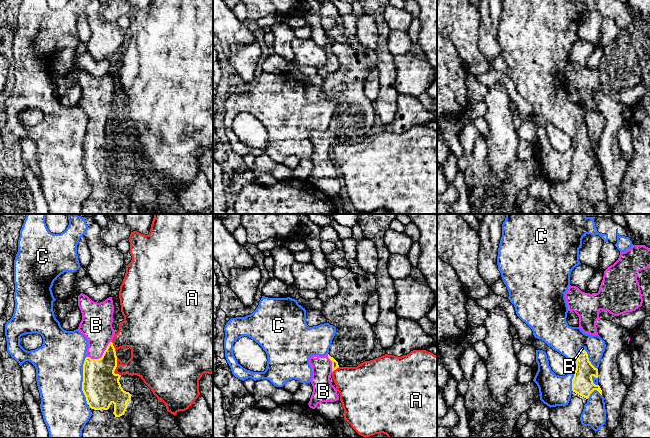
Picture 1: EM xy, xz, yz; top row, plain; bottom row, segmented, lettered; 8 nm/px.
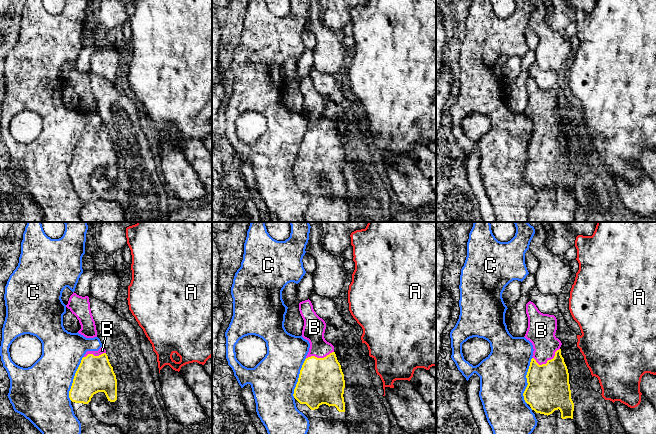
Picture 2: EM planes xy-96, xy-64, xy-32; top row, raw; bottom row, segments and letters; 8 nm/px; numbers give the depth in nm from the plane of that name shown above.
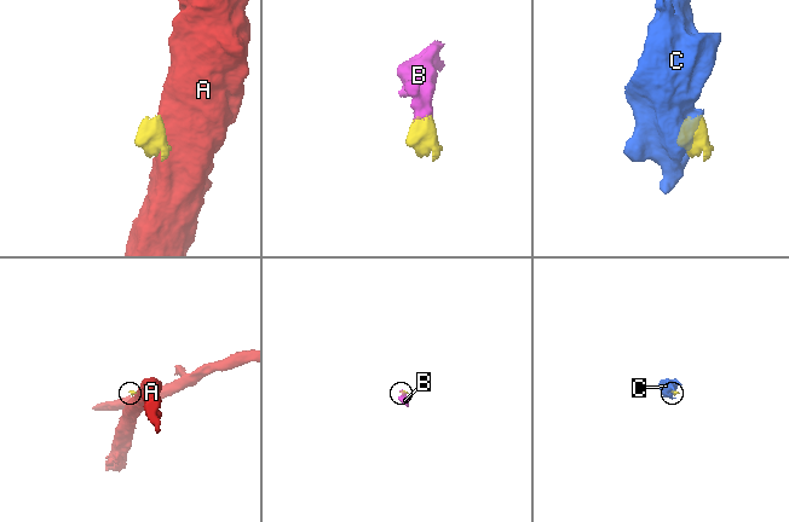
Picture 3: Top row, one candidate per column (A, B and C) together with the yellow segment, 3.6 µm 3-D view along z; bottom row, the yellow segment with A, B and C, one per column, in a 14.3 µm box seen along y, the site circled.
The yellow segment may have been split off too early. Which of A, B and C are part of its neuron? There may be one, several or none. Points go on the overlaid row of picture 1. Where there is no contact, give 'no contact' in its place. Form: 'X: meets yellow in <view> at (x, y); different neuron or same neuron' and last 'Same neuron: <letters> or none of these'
A: meets yellow in xy at (116, 366); different neuron
B: meets yellow in xy at (102, 356); same neuron
C: meets yellow in xy at (83, 381); different neuron
Same neuron: B

